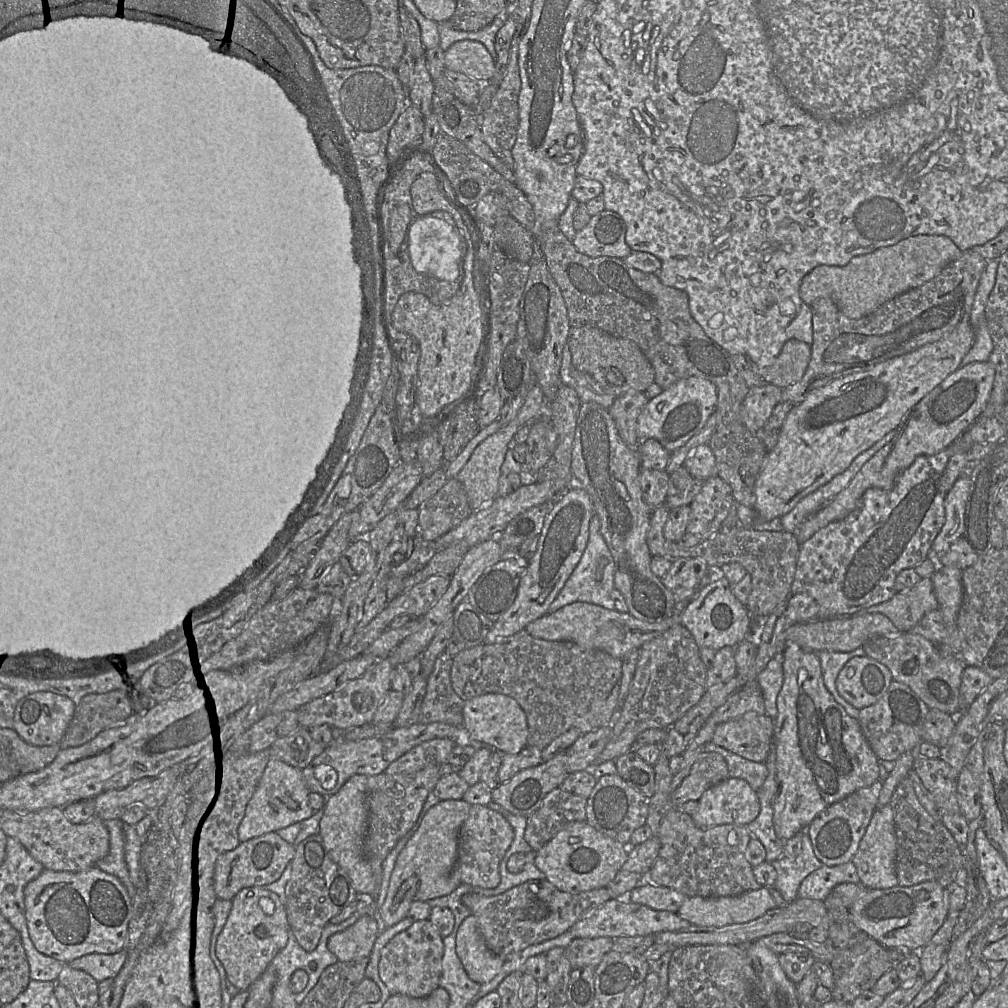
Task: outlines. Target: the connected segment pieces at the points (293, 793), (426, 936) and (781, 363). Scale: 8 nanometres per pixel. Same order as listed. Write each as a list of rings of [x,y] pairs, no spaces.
[[[269,759],[258,785],[247,803],[244,817],[238,827],[240,843],[276,832],[295,823],[310,818],[314,811],[309,806],[309,794],[302,770],[275,759]]]
[[[429,919],[415,921],[382,948],[378,965],[380,978],[392,995],[426,997],[439,987],[443,954],[443,937],[436,927]]]
[[[790,339],[783,345],[774,363],[758,368],[756,373],[766,382],[783,389],[803,378],[810,359],[811,345]]]

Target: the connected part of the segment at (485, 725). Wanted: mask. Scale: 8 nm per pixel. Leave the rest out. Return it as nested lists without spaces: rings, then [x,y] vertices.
[[[486,693],[474,697],[465,702],[462,715],[464,728],[474,749],[485,745],[504,755],[518,753],[527,746],[528,725],[526,714],[519,703],[508,695]]]

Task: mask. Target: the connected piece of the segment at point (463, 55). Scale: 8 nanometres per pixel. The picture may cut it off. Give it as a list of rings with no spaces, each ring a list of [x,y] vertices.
[[[461,40],[444,52],[446,69],[461,72],[479,83],[489,82],[496,72],[496,61],[479,41]]]

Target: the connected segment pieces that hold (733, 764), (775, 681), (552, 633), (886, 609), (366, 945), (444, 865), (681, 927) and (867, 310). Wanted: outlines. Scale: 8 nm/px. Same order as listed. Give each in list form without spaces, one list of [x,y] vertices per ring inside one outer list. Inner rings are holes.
[[[712,741],[704,746],[703,752],[720,754],[727,763],[730,777],[745,780],[756,792],[762,787],[768,775],[765,763],[747,760],[725,748],[715,745]]]
[[[777,654],[757,677],[757,684],[764,700],[765,714],[773,720],[776,719],[778,714],[777,696],[783,685],[784,676],[781,663],[782,654]]]
[[[574,602],[530,622],[525,630],[534,638],[574,642],[583,648],[602,650],[622,660],[630,651],[640,649],[647,641],[660,636],[676,619],[674,608],[670,618],[659,622],[646,622],[635,618],[629,612],[622,613],[591,603]]]
[[[921,578],[913,587],[896,592],[889,600],[870,606],[857,614],[881,613],[888,617],[899,632],[910,631],[922,617],[939,609],[931,578]]]
[[[357,894],[357,911],[360,918],[346,930],[336,933],[328,940],[329,950],[338,958],[338,962],[347,962],[362,957],[369,957],[374,943],[380,934],[378,924],[374,918],[374,899],[369,894]]]
[[[464,800],[439,801],[424,816],[419,828],[397,856],[380,916],[386,928],[407,917],[412,903],[449,895],[459,886],[451,880],[457,859],[458,836],[471,805]]]
[[[628,895],[623,898],[611,899],[592,912],[590,915],[578,920],[570,929],[570,933],[576,938],[599,938],[609,937],[616,939],[619,937],[634,937],[634,936],[648,936],[655,935],[660,932],[694,932],[702,929],[715,929],[708,927],[698,927],[687,920],[682,919],[677,913],[670,911],[659,911],[649,908],[645,905],[630,902]]]
[[[912,236],[870,254],[857,256],[845,266],[815,267],[803,277],[799,295],[809,306],[818,298],[828,297],[845,316],[860,319],[872,314],[891,299],[932,280],[962,254],[963,252],[946,236]]]

